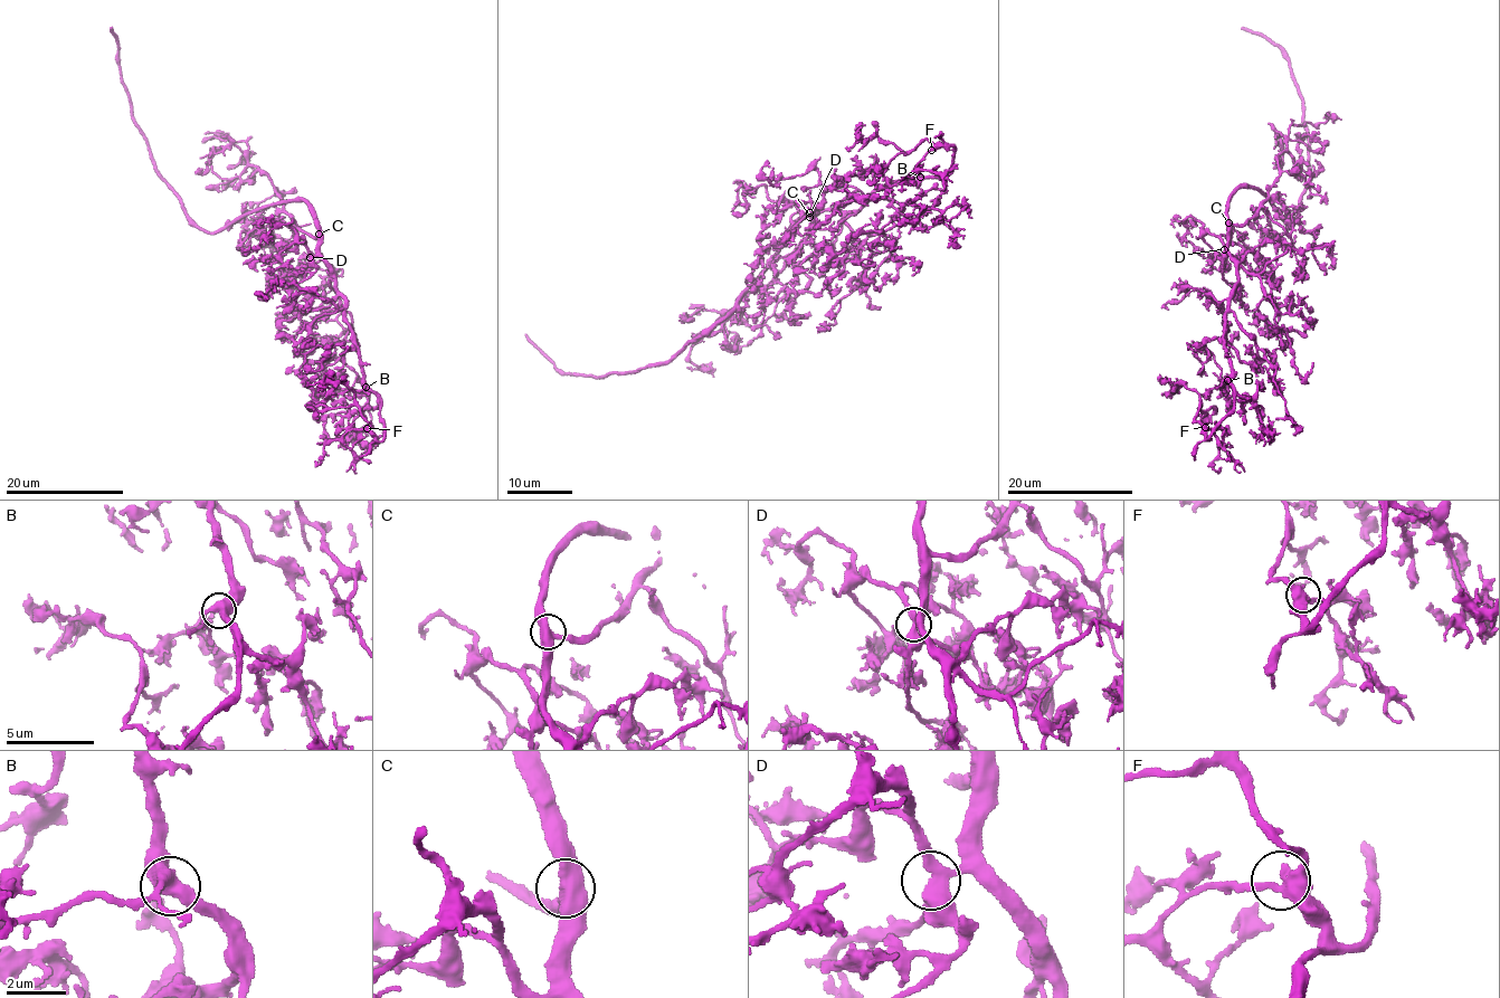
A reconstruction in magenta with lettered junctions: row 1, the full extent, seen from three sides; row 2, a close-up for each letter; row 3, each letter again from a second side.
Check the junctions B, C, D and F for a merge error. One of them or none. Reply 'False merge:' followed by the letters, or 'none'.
False merge: none

